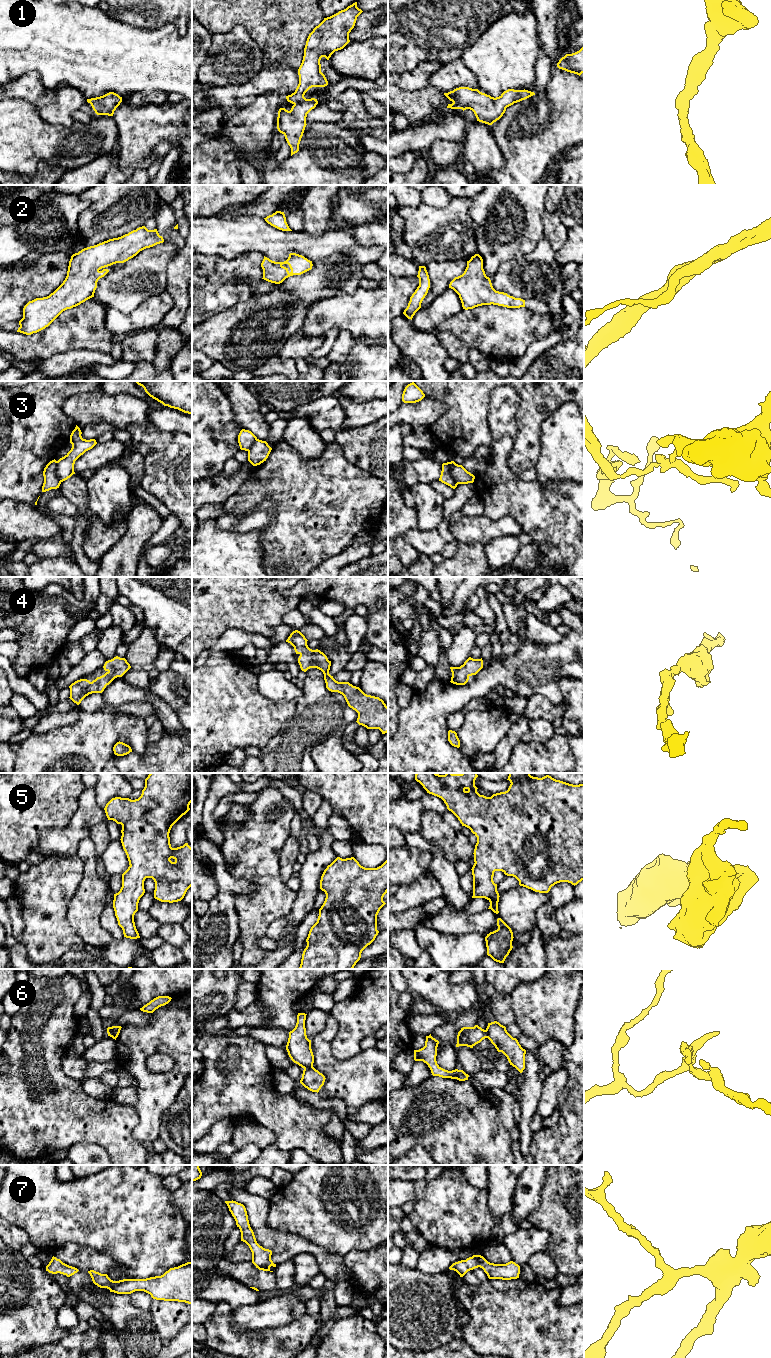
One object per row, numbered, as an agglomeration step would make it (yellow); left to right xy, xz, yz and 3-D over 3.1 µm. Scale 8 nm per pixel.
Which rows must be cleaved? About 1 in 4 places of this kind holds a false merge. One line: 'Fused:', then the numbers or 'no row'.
Fused: 3, 6

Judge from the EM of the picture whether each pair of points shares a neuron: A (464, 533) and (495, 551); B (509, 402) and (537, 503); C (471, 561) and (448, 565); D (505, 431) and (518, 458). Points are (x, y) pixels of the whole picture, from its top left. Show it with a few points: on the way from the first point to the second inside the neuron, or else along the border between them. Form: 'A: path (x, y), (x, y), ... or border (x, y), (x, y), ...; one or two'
A: border (507, 536), (492, 538), (484, 546); two
B: path (502, 428), (501, 471), (511, 481); one
C: path (465, 565), (454, 565); one
D: border (517, 423), (517, 434), (508, 457), (509, 469); two

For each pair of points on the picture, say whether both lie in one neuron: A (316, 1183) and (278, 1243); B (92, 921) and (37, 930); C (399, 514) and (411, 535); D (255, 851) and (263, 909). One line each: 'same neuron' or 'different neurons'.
A: different neurons
B: different neurons
C: different neurons
D: same neuron

